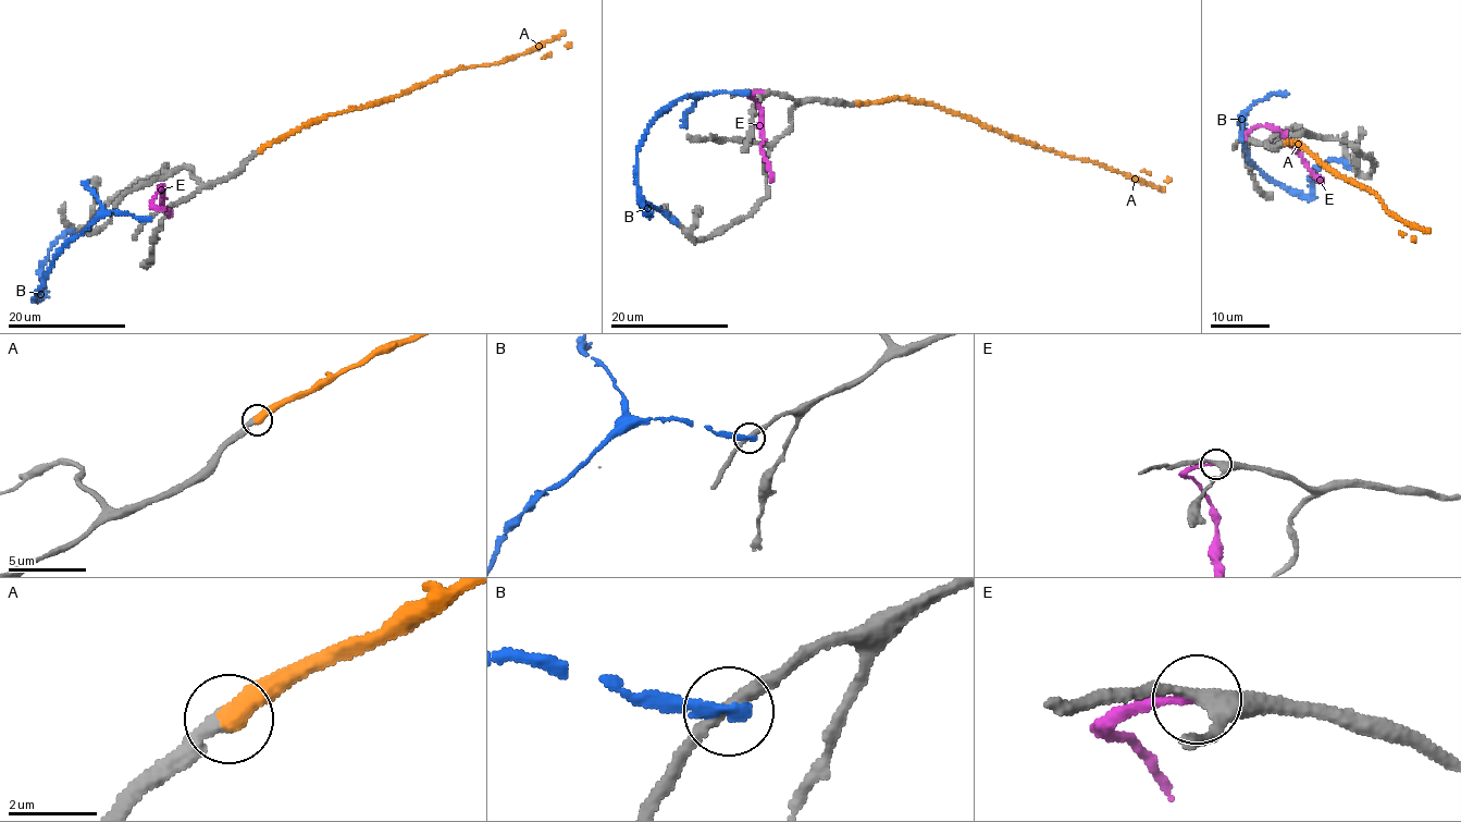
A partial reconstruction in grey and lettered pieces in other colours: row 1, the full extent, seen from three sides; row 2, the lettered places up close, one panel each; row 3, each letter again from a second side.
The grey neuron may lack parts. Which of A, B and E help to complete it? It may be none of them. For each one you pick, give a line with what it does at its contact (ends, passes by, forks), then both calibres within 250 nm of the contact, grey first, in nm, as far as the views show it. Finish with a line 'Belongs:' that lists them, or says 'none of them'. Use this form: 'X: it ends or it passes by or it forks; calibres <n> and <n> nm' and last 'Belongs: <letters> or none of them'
A: it ends; calibres 320 and 480 nm
Belongs: A

